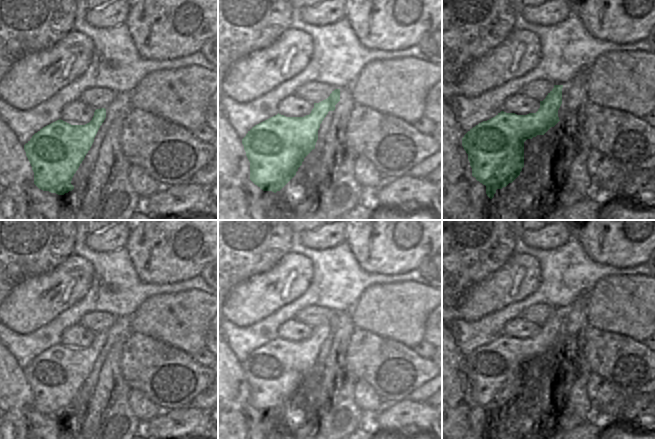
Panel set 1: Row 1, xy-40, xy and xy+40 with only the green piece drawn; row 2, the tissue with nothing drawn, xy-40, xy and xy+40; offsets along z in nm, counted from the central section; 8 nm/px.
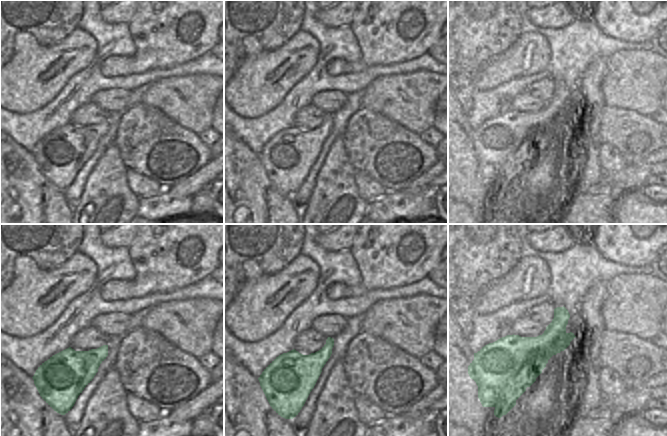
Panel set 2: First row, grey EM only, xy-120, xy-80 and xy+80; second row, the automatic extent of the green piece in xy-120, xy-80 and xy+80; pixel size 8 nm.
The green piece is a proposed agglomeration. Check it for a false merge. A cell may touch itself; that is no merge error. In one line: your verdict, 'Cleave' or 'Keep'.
Keep

